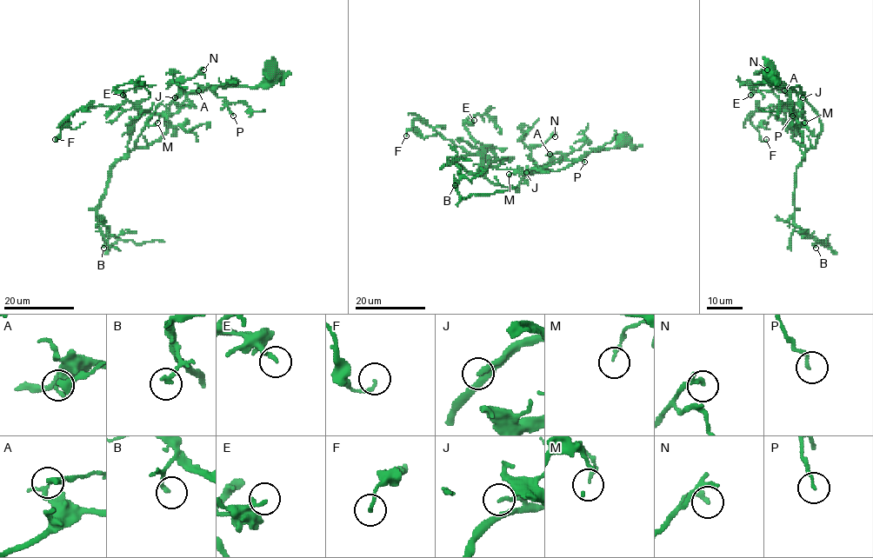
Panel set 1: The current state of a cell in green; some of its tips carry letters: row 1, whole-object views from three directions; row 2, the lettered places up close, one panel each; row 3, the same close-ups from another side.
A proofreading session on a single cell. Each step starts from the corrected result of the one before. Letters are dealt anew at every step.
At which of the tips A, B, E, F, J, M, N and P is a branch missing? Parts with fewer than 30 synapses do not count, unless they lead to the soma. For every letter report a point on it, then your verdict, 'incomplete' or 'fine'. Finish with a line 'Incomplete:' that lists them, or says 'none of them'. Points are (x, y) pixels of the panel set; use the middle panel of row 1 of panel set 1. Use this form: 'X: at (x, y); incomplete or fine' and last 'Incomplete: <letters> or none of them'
A: at (549, 154); fine
B: at (455, 185); fine
E: at (474, 120); fine
F: at (406, 136); fine
J: at (526, 172); fine
M: at (509, 174); fine
N: at (555, 136); fine
P: at (584, 162); fine
Incomplete: none of them

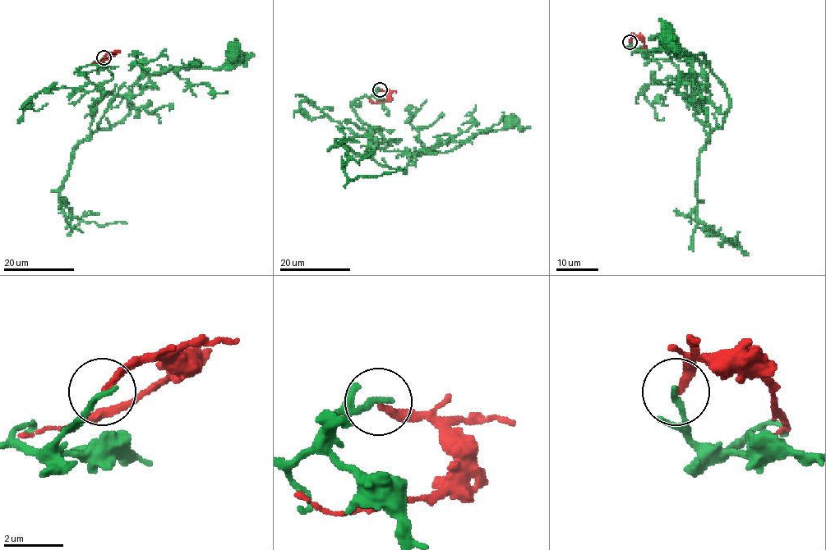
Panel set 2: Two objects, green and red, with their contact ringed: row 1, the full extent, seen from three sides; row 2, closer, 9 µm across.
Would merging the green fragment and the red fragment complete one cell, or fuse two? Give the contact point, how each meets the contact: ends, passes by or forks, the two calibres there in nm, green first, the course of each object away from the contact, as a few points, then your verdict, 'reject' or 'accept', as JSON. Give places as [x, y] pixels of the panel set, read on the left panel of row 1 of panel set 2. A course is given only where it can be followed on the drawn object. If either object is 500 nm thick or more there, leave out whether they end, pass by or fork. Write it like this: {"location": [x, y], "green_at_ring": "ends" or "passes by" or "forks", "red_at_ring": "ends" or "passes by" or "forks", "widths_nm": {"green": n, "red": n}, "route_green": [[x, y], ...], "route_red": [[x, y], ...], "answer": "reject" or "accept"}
{"location": [103, 57], "green_at_ring": "ends", "red_at_ring": "ends", "widths_nm": {"green": 200, "red": 240}, "route_green": [[103, 58], [76, 71], [101, 91], [91, 134], [129, 112], [130, 90], [143, 75], [219, 69], [234, 53]], "route_red": [[103, 57], [94, 62]], "answer": "reject"}

